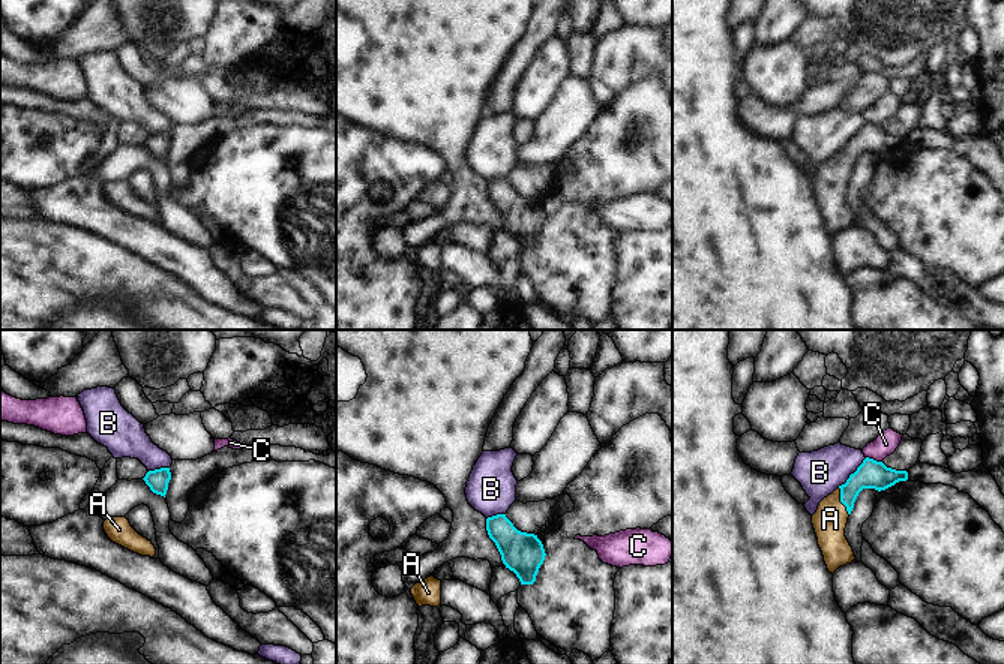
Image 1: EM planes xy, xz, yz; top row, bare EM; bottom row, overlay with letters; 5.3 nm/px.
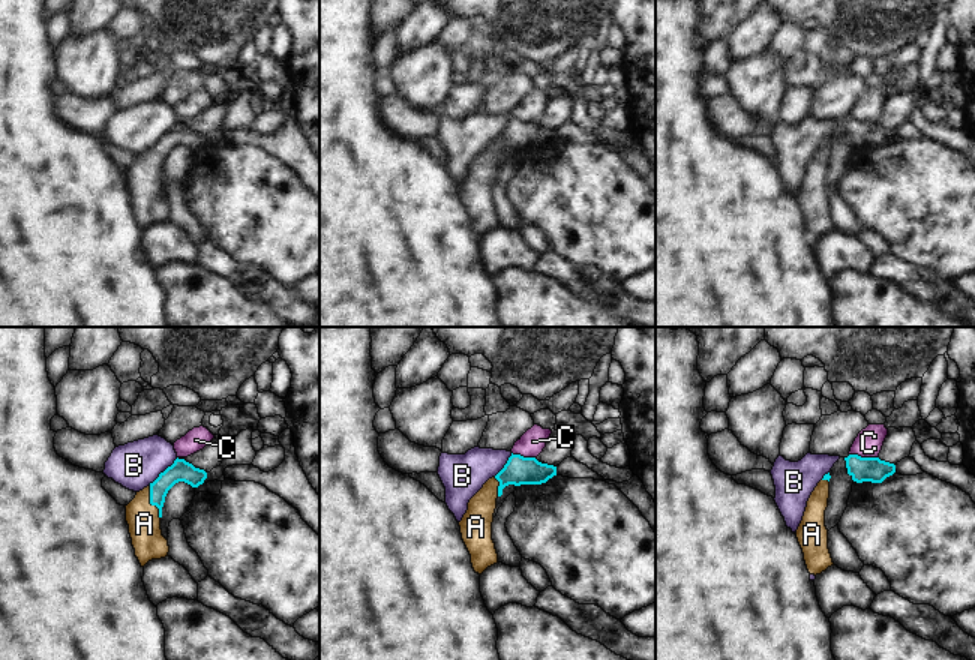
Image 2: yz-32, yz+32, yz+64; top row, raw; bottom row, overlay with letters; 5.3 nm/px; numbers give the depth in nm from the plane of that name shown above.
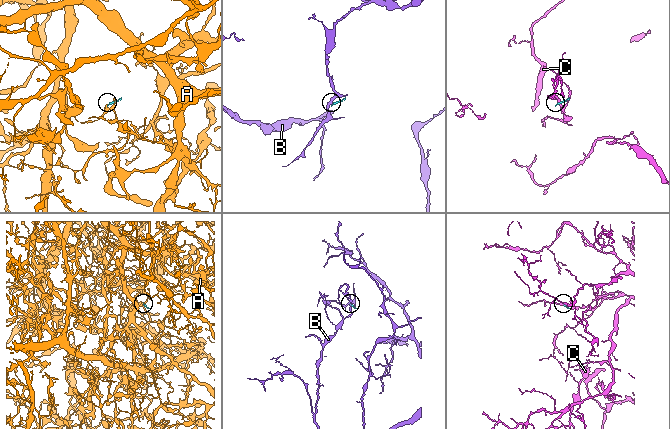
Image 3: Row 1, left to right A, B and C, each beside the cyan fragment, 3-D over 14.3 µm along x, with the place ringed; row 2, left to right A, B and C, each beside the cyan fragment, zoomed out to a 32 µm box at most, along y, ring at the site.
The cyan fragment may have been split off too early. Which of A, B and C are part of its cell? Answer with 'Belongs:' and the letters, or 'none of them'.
Belongs: A

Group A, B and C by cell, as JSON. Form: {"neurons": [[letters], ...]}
{"neurons": [["A"], ["B"], ["C"]]}

